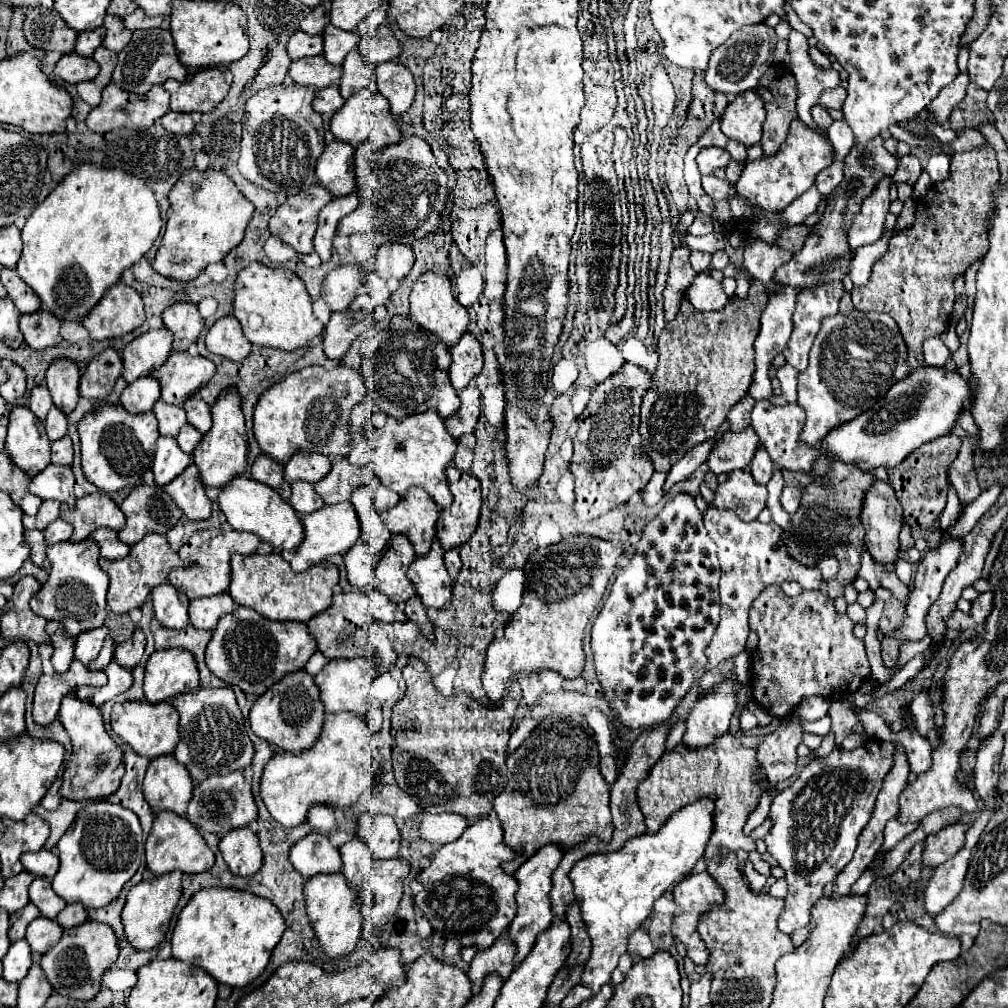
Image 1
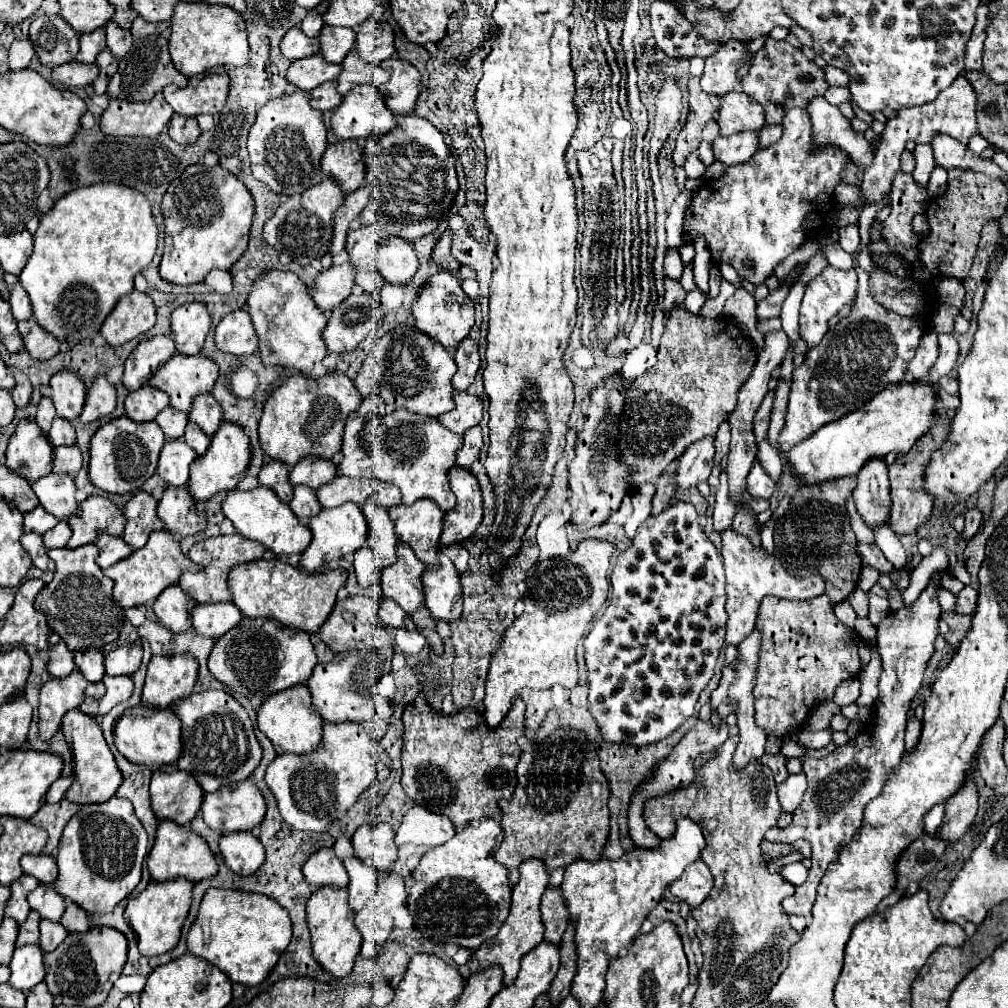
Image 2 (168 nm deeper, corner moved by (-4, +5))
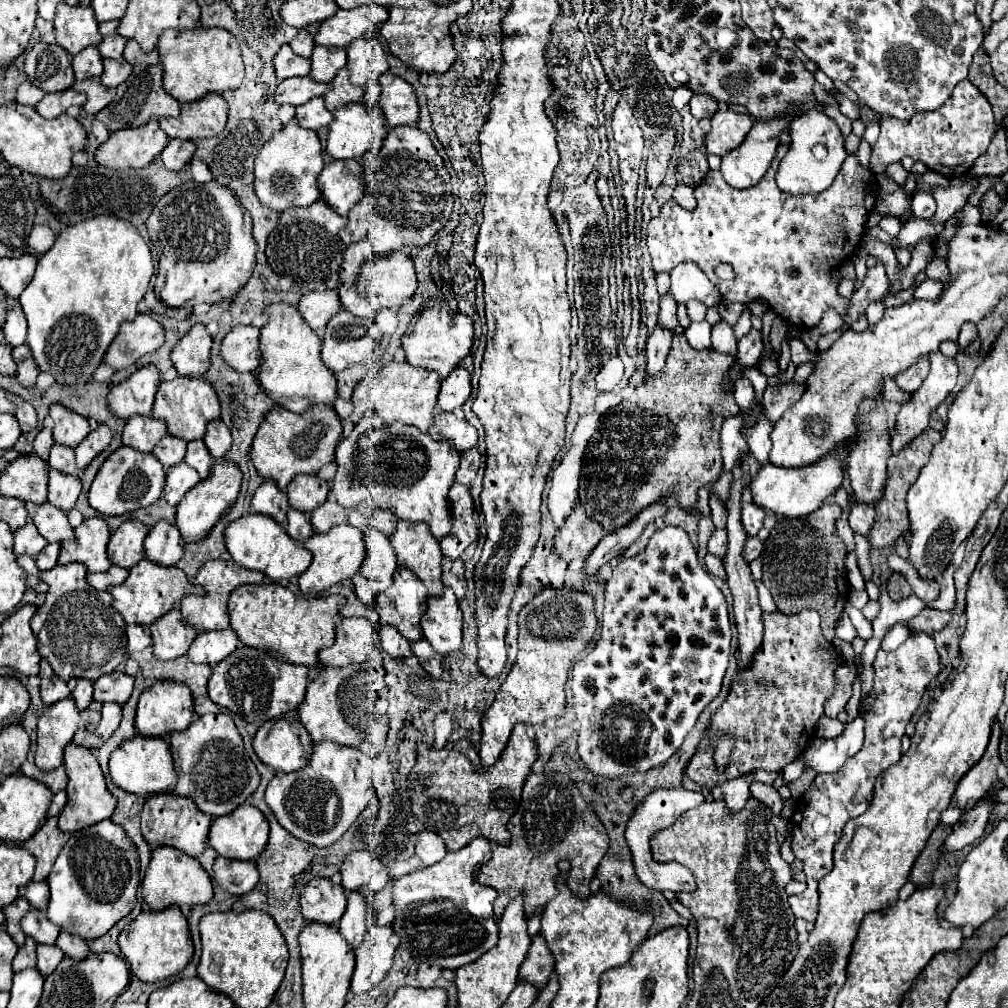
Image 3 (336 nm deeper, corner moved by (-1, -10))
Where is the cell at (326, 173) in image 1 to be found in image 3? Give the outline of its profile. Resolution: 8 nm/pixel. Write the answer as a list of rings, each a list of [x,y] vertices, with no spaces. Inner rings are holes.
[[[338,160],[322,168],[318,176],[322,198],[340,214],[346,216],[350,208],[364,196],[364,168],[356,160]]]

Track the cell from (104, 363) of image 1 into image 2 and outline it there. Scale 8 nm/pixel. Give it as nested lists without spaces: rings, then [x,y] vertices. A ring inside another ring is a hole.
[[[97,373],[91,387],[87,389],[81,421],[87,423],[109,415],[115,409],[115,399],[117,399],[117,393],[115,393],[115,387],[107,381],[107,375]]]

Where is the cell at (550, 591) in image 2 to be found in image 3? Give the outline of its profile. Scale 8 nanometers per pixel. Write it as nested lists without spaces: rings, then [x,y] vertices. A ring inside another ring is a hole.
[[[546,588],[520,610],[518,626],[518,660],[508,672],[506,682],[500,686],[494,704],[482,718],[482,766],[492,766],[500,758],[516,722],[536,726],[544,724],[548,718],[560,718],[564,714],[564,684],[568,670],[586,650],[596,632],[594,598],[586,592],[554,592]]]

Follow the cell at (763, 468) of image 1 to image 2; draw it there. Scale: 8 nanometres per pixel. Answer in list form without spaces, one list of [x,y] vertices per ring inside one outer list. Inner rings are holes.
[[[759,459],[753,463],[753,469],[749,471],[747,485],[749,485],[751,497],[771,497],[771,493],[773,493],[773,487],[775,487],[773,479],[763,469],[763,465],[759,463]]]

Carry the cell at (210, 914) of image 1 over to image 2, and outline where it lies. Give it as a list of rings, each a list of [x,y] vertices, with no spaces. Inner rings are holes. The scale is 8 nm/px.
[[[217,889],[205,891],[199,915],[187,933],[187,949],[219,967],[233,983],[259,985],[275,967],[279,955],[291,941],[291,919],[277,901],[245,891]]]

